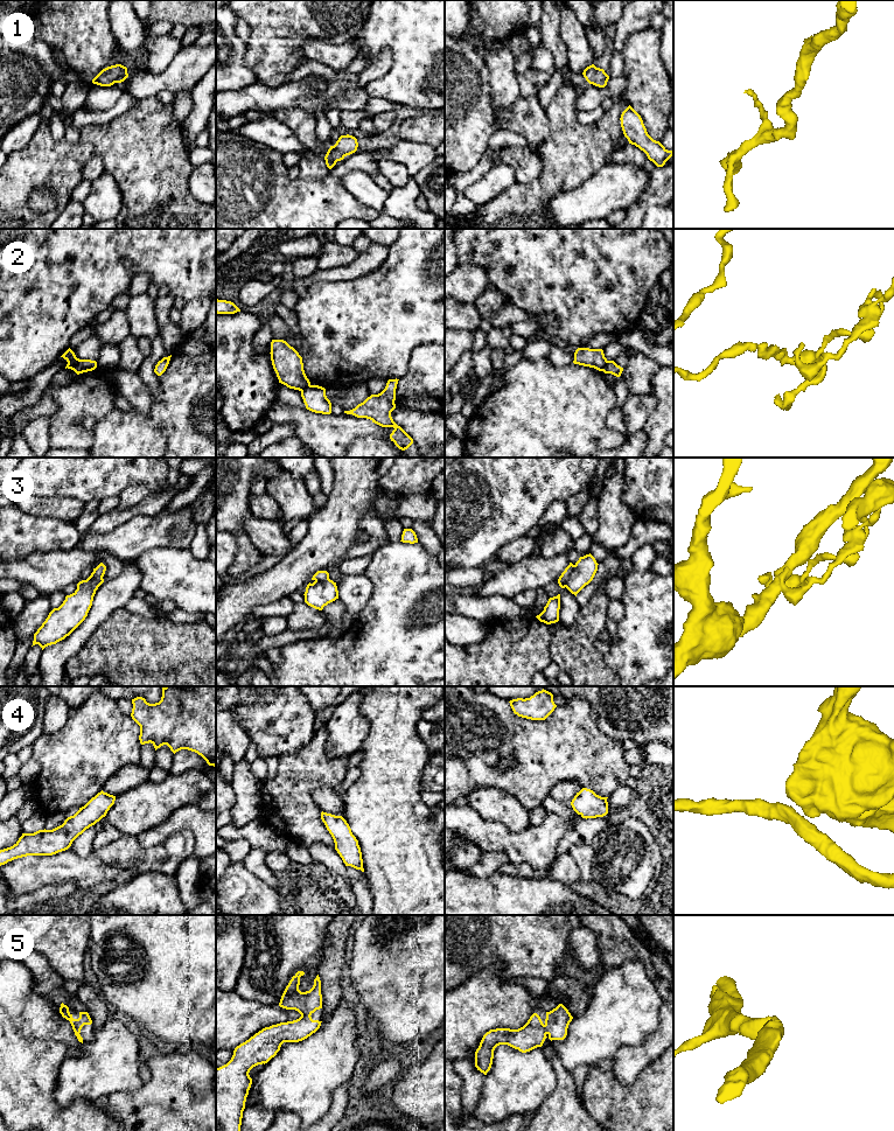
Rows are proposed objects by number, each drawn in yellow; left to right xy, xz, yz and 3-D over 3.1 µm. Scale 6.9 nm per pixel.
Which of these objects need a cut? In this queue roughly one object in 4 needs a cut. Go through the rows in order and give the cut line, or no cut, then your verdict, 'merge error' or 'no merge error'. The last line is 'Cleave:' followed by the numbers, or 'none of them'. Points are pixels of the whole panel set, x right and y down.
1: no cut | no merge error
2: xy (81, 360), (74, 370) | merge error
3: yz (574, 565), (564, 586) | merge error
4: no cut | no merge error
5: no cut | no merge error
Cleave: 2, 3

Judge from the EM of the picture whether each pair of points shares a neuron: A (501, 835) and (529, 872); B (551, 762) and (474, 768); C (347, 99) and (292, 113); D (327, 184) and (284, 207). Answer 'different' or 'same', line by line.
A: different
B: same
C: different
D: same

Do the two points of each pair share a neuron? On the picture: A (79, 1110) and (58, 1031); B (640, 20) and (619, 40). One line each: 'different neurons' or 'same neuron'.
A: same neuron
B: same neuron

